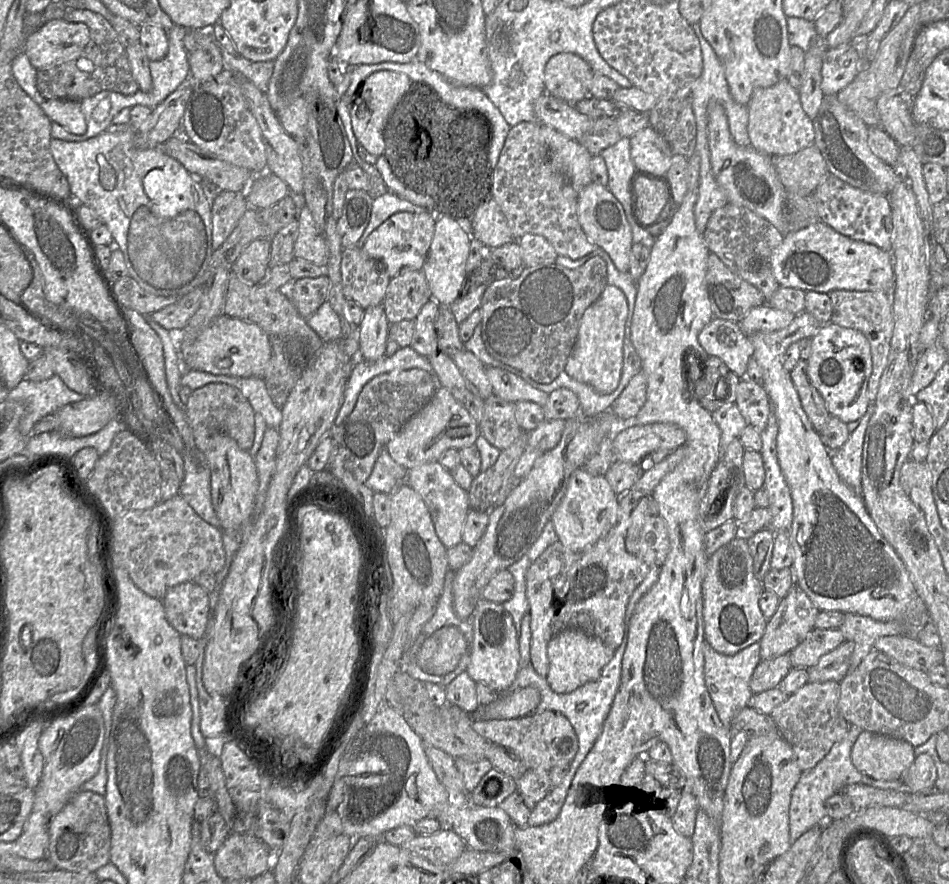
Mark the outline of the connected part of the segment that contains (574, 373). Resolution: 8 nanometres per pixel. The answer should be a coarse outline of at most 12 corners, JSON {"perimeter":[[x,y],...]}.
{"perimeter":[[607,284],[564,372],[601,394],[623,366],[627,299]]}

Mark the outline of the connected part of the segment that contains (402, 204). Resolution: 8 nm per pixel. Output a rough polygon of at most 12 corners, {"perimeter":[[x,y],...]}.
{"perimeter":[[387,192],[373,201],[361,248],[374,230],[398,212],[441,214]]}

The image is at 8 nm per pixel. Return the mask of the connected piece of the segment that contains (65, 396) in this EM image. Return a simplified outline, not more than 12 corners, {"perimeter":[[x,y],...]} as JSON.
{"perimeter":[[54,374],[23,379],[6,400],[24,402],[19,431],[43,417],[84,398]]}

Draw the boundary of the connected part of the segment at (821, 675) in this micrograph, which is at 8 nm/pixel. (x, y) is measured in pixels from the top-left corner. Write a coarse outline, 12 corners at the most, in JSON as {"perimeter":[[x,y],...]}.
{"perimeter":[[844,641],[808,668],[808,683],[840,683],[854,642]]}

